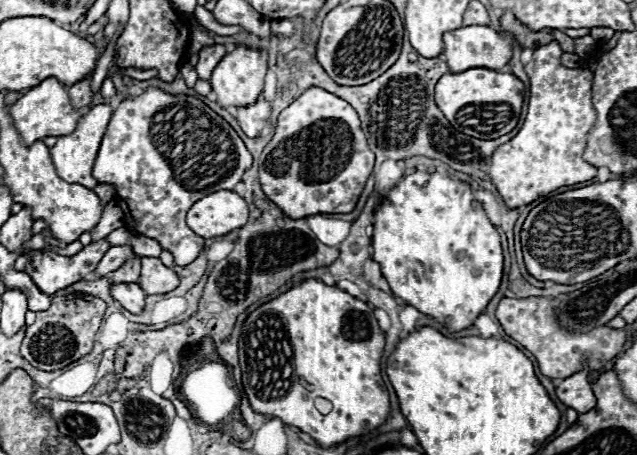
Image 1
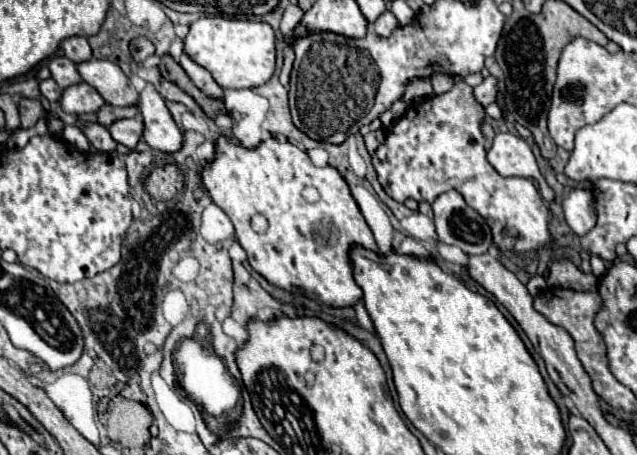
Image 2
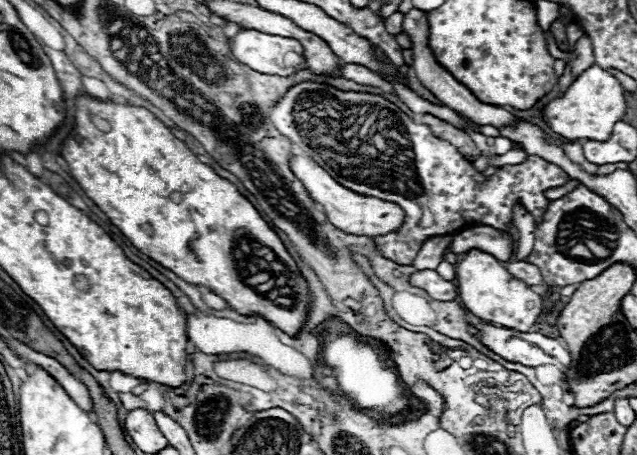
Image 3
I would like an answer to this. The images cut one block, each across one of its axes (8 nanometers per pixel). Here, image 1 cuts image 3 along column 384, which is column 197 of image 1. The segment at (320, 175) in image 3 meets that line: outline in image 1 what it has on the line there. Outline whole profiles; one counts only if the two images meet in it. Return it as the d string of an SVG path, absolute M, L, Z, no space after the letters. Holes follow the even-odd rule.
M218 190L198 200L188 210L186 222L202 238L220 238L248 222L248 204L236 192Z

